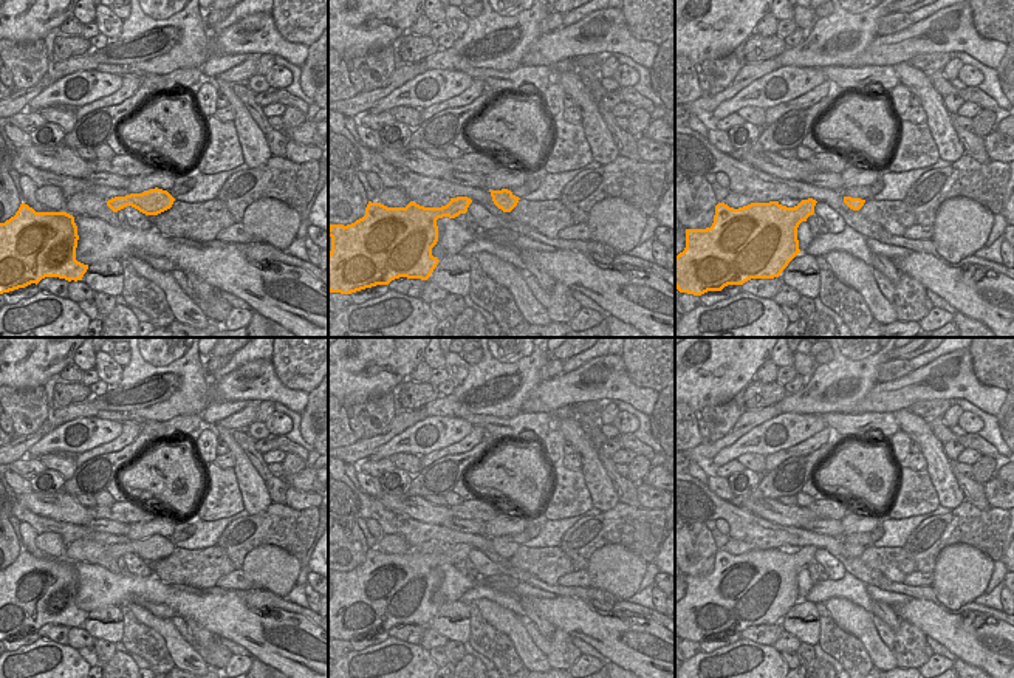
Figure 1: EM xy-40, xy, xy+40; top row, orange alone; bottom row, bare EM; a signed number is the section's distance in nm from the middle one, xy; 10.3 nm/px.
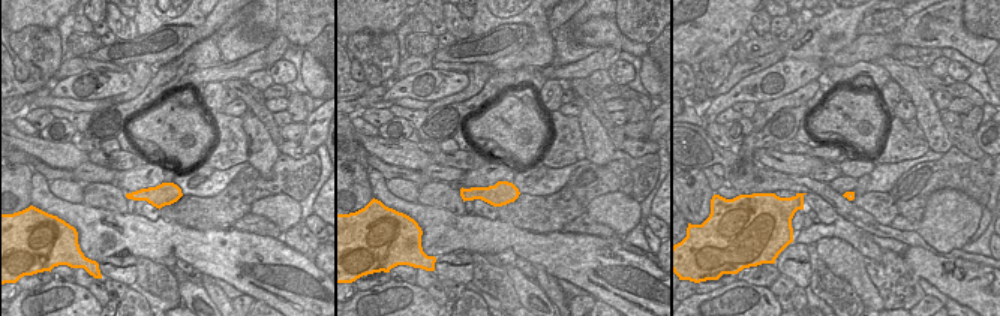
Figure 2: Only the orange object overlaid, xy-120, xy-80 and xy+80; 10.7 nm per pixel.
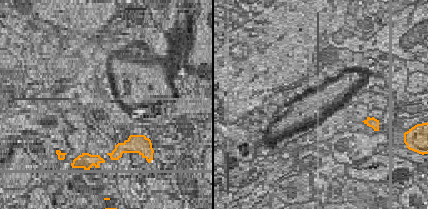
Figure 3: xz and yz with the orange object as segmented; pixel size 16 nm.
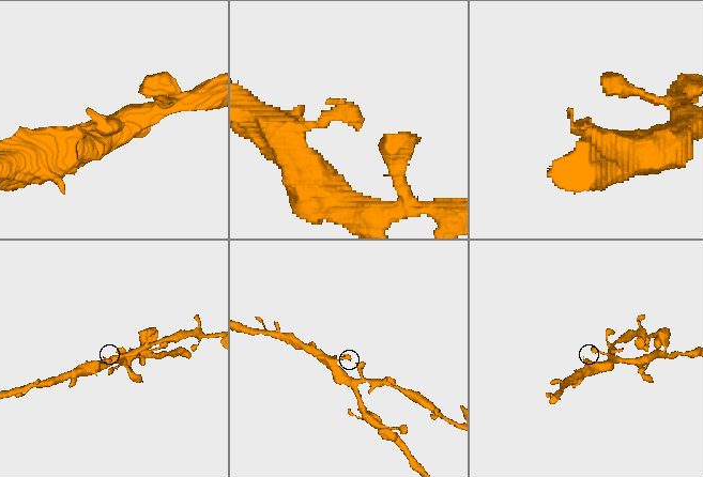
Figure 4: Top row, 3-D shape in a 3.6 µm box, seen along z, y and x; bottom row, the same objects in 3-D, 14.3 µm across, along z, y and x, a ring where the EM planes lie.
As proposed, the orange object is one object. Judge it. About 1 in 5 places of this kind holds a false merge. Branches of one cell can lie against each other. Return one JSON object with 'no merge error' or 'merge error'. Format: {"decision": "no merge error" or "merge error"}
{"decision": "no merge error"}

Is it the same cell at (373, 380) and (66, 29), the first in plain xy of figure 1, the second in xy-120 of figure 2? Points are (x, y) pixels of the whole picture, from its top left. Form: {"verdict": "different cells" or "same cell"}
{"verdict": "different cells"}

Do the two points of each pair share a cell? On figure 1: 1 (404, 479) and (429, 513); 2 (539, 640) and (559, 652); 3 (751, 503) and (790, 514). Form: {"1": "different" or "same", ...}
{"1": "different", "2": "same", "3": "same"}

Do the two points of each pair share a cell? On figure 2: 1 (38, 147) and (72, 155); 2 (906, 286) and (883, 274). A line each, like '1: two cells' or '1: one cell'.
1: one cell
2: one cell

